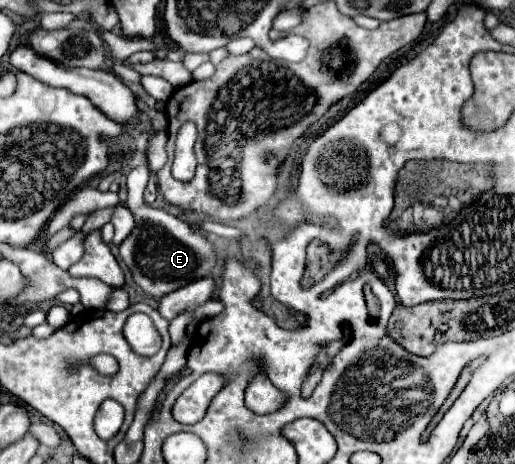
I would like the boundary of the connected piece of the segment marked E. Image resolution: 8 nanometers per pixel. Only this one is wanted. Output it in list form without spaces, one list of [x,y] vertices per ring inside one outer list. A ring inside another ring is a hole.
[[[138,166],[128,174],[128,196],[122,206],[126,206],[132,212],[136,226],[130,232],[130,236],[120,244],[120,256],[124,256],[124,262],[128,264],[136,284],[150,296],[160,298],[176,288],[182,288],[192,280],[208,276],[216,264],[216,254],[212,250],[212,244],[206,238],[202,238],[202,234],[194,230],[190,224],[160,208],[152,208],[150,204],[146,204],[142,198],[146,184],[146,166]]]

